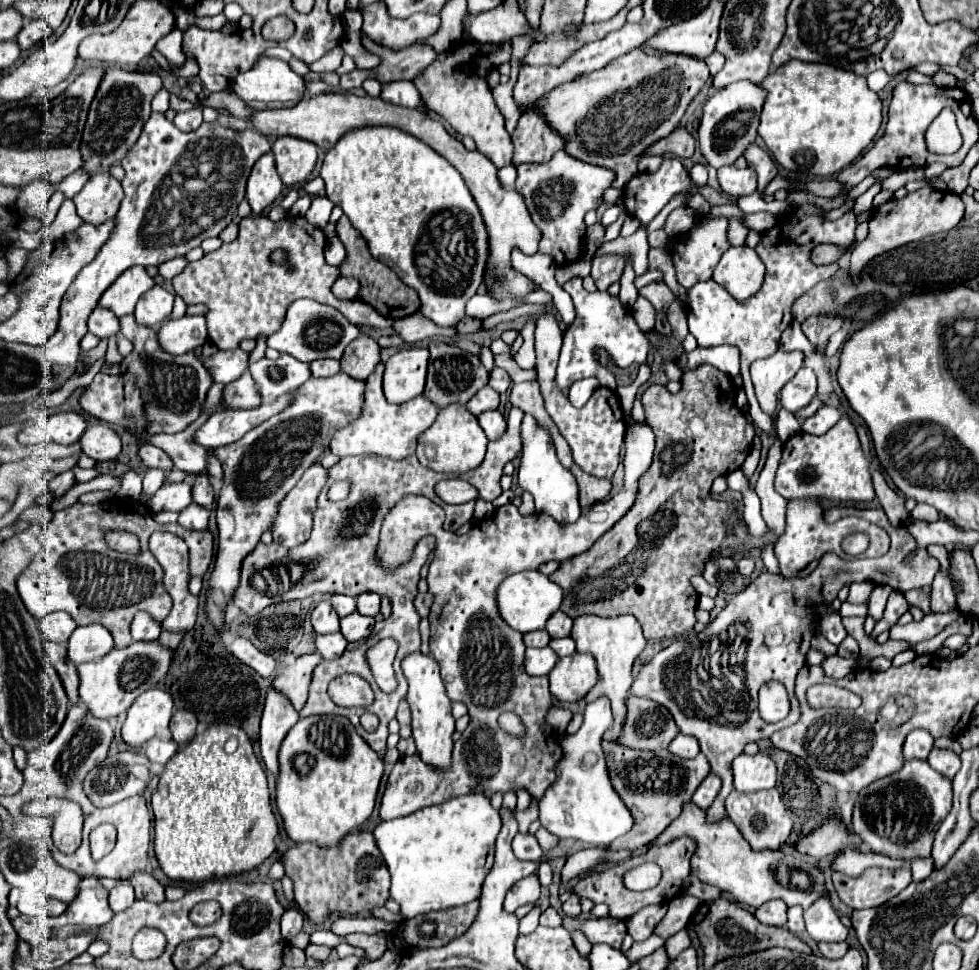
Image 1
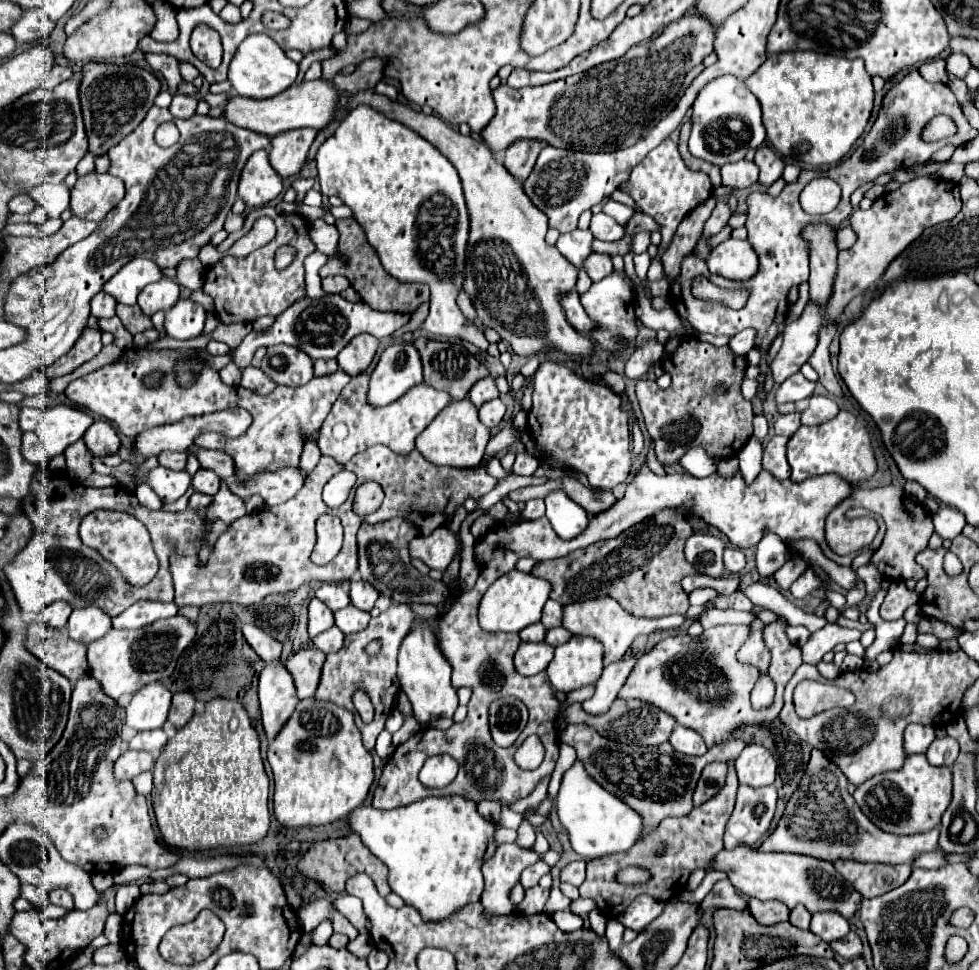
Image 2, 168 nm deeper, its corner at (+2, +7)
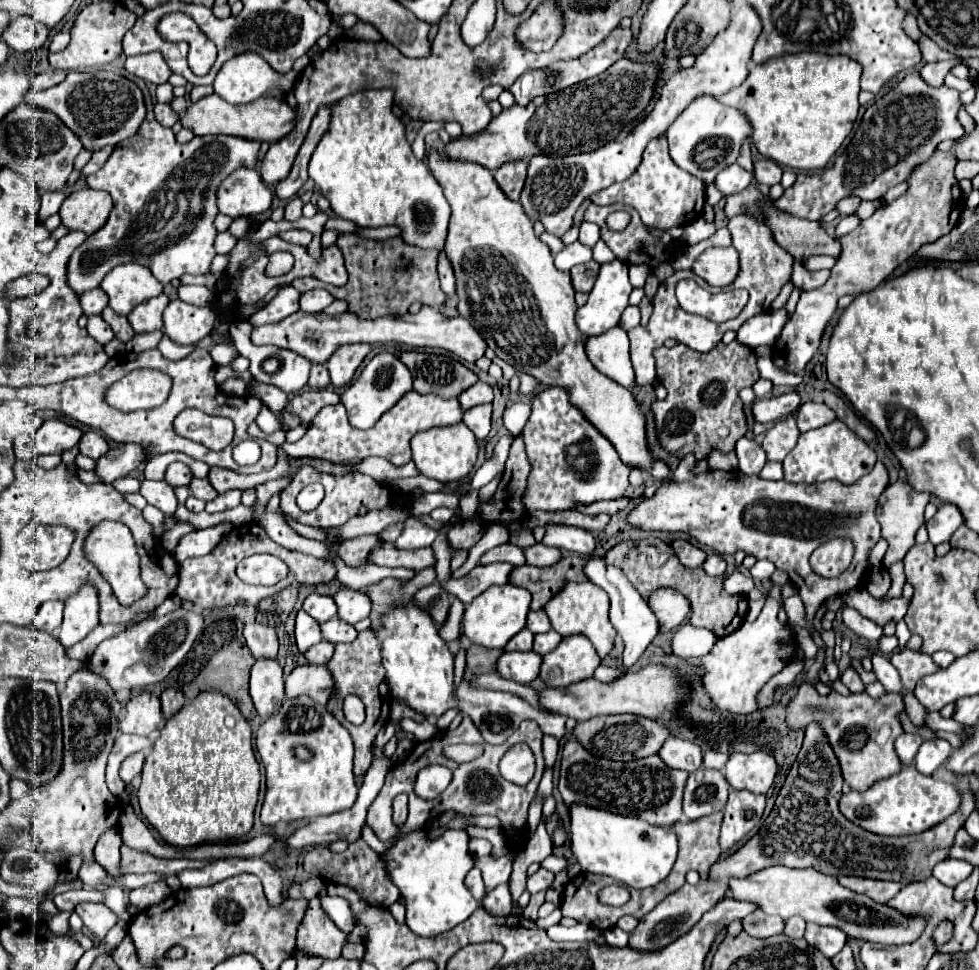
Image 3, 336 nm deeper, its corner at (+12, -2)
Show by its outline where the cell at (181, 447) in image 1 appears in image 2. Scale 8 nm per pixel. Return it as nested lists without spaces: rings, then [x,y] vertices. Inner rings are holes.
[[[192,447],[190,453],[194,453],[198,459],[200,459],[200,465],[204,469],[210,469],[214,471],[220,479],[224,481],[232,481],[236,477],[236,471],[234,471],[234,463],[232,463],[232,457],[224,451],[208,451],[208,449],[200,449],[200,447]]]

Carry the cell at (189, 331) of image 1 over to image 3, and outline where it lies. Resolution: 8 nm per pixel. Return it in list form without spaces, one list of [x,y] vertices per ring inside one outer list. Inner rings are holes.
[[[172,300],[166,306],[162,320],[164,320],[164,334],[172,342],[180,346],[188,346],[200,342],[204,336],[212,332],[216,314],[210,306],[198,308],[182,300]]]

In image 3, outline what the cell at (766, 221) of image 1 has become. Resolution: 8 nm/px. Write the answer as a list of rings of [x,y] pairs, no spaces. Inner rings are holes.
[[[698,218],[698,220],[684,226],[682,242],[684,244],[698,244],[698,242],[710,238],[714,232],[716,232],[716,226],[712,222],[706,222],[704,218]]]

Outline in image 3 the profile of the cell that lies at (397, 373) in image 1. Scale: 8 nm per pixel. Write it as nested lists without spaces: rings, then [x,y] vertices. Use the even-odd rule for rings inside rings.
[[[390,352],[376,354],[362,370],[356,382],[352,382],[342,394],[340,402],[348,410],[348,420],[354,428],[372,428],[376,420],[390,410],[406,392],[412,390],[412,374],[410,370]]]

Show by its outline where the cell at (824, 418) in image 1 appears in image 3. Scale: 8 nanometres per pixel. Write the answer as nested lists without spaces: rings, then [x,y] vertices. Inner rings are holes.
[[[806,402],[800,404],[798,412],[796,412],[796,420],[798,420],[798,430],[800,432],[808,432],[820,426],[826,426],[834,420],[834,412],[826,406],[826,404],[818,404],[818,402]]]

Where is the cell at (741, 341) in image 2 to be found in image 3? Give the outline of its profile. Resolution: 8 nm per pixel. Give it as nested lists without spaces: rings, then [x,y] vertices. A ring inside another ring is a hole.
[[[766,310],[758,316],[752,316],[742,328],[736,332],[736,342],[756,348],[760,344],[774,344],[780,336],[782,326],[786,324],[786,310]]]

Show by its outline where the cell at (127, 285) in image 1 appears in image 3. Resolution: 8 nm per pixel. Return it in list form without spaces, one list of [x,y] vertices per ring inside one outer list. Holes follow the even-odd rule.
[[[122,264],[106,274],[100,288],[110,298],[110,308],[116,314],[128,314],[136,304],[162,294],[162,284],[148,268],[138,264]]]

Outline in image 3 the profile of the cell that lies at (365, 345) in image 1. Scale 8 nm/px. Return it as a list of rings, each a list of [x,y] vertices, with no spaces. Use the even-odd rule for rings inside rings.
[[[346,344],[346,346],[340,346],[330,356],[330,360],[326,362],[326,368],[328,368],[330,378],[332,378],[332,386],[344,388],[352,380],[354,372],[358,370],[358,366],[362,364],[362,360],[366,358],[368,352],[370,352],[368,344]]]

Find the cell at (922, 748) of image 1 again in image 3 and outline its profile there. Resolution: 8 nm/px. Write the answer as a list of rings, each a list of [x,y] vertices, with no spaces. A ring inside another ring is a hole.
[[[900,734],[896,738],[896,752],[898,752],[898,758],[904,766],[910,766],[914,762],[914,756],[918,754],[918,748],[924,740],[916,734]]]

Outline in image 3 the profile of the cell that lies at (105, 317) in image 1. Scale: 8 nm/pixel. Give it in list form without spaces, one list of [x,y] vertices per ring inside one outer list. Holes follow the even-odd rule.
[[[94,288],[80,296],[80,306],[86,316],[102,314],[102,310],[108,306],[108,296],[106,296],[106,292],[102,292],[102,288]]]

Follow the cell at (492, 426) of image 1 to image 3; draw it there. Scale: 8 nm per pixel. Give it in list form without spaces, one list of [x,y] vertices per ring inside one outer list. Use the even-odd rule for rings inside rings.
[[[492,404],[474,406],[464,412],[466,426],[476,434],[478,440],[484,440],[490,432],[490,416],[492,416]]]

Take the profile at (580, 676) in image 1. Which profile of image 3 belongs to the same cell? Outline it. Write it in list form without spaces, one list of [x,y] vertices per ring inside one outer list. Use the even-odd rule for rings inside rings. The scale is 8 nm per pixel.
[[[570,636],[562,638],[558,648],[544,656],[540,678],[546,688],[566,688],[568,684],[592,678],[598,664],[600,658],[590,640],[586,636]]]

